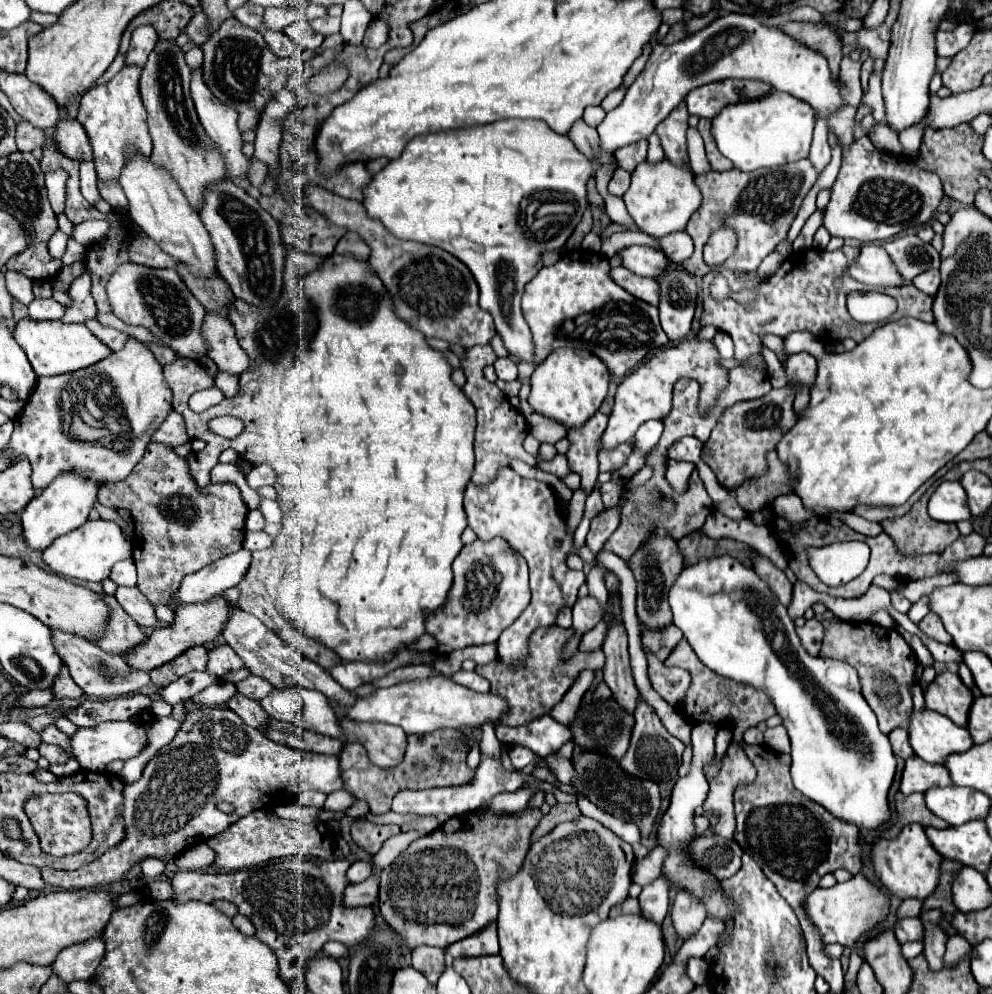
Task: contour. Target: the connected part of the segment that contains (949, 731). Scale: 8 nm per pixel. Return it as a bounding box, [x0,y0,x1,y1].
[908,710,974,764]

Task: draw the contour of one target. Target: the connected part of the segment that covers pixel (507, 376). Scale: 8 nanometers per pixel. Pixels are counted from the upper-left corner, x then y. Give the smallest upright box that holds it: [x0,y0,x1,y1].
[494,358,518,380]

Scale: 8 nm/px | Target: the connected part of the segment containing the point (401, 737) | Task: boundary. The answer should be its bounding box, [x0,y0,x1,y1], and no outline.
[338,716,406,768]

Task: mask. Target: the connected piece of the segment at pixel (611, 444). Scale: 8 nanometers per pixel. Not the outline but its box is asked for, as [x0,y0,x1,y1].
[598,338,728,450]

